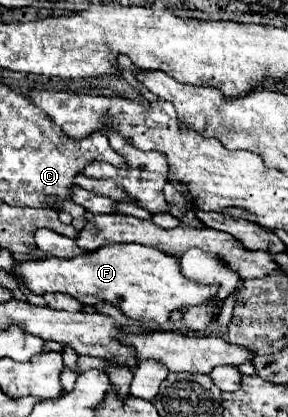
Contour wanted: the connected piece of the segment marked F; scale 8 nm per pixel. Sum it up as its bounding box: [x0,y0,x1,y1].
[17,245,217,325]

